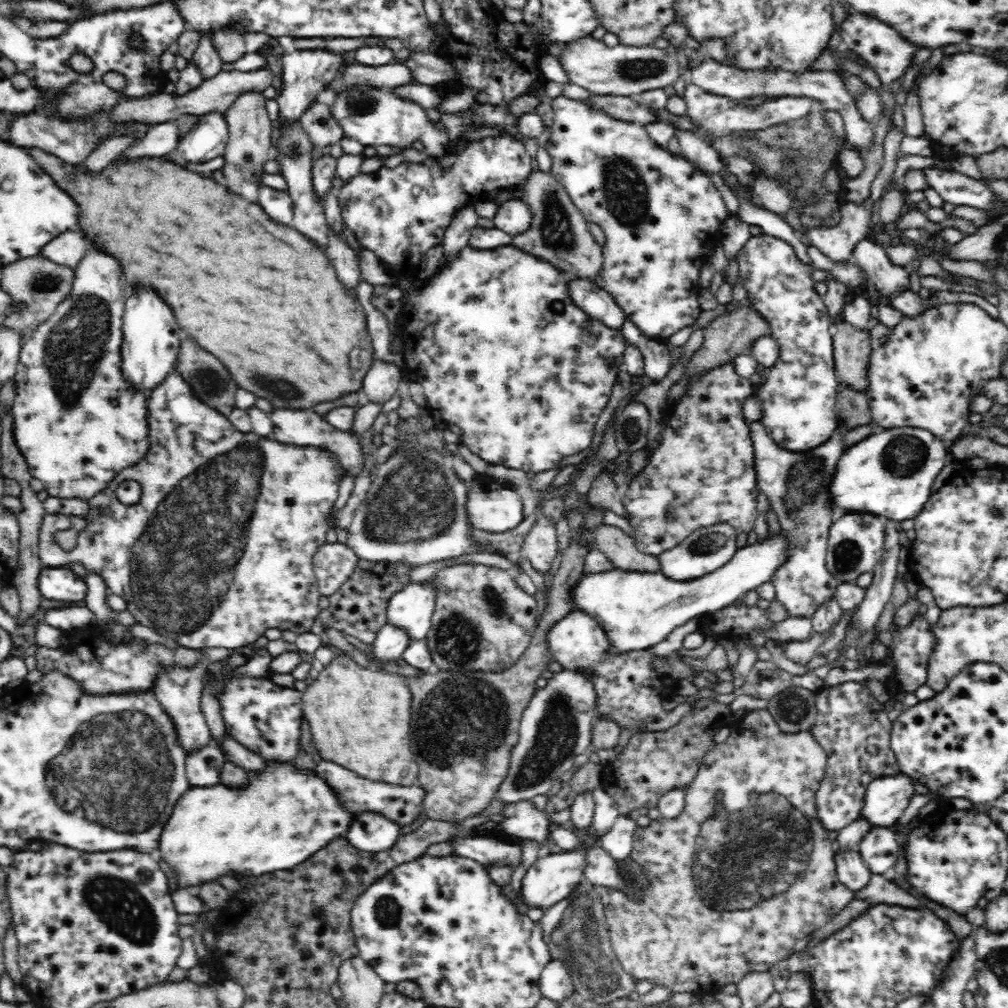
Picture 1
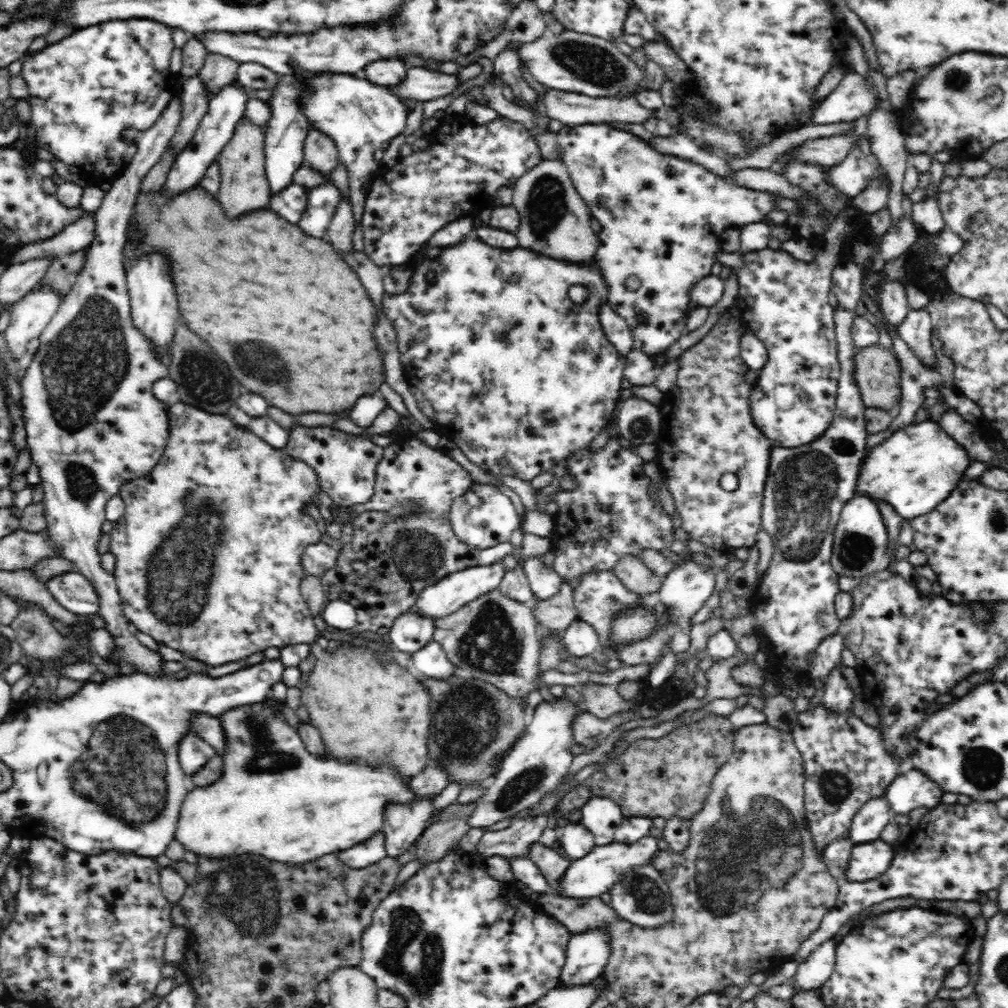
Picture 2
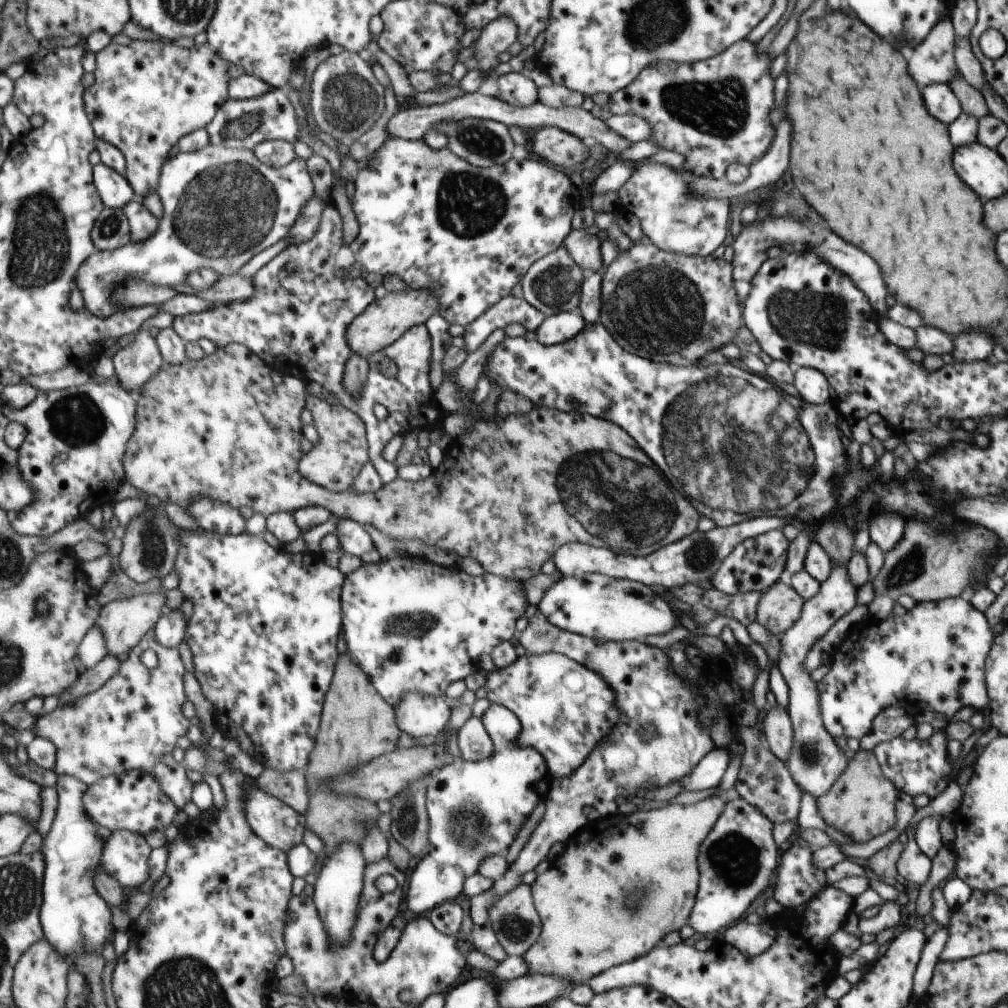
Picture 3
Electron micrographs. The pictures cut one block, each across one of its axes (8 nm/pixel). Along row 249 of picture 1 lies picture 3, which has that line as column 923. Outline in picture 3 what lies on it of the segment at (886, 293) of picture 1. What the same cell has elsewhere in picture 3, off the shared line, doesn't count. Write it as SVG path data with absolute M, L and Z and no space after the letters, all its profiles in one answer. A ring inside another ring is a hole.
M907 826L904 830L907 842L901 849L899 860L895 862L895 868L898 879L902 882L913 882L918 885L925 884L929 878L931 868L931 859L927 858L921 850L919 850L913 838L914 830Z

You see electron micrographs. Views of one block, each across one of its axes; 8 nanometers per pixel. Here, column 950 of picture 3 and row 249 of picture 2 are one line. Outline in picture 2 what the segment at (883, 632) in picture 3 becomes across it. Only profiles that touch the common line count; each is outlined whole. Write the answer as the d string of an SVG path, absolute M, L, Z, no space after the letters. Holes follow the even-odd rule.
M604 123L564 125L558 133L536 135L536 141L544 159L560 160L568 167L576 190L602 226L594 261L609 287L609 305L630 327L634 349L652 358L664 353L686 332L687 312L693 309L688 291L698 280L711 274L716 250L720 248L718 234L729 226L762 222L774 208L774 196L738 186L697 162L658 152L643 139L613 130ZM632 275L641 285L628 291L626 279Z

